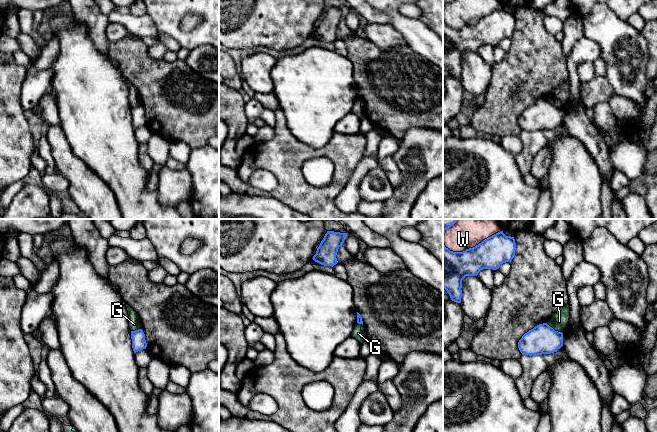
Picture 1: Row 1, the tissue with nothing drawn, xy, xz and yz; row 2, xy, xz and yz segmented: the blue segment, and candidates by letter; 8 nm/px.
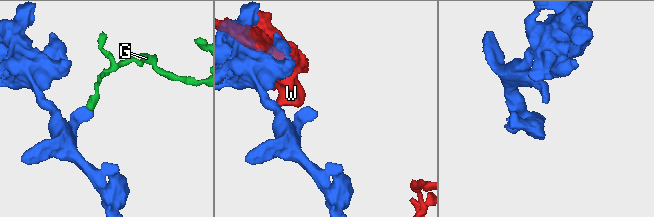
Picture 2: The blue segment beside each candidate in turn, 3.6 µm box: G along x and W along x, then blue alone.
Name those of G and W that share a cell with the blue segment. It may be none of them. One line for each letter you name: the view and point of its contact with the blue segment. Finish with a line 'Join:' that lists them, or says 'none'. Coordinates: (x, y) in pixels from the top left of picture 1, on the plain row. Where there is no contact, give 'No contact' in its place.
Join: none

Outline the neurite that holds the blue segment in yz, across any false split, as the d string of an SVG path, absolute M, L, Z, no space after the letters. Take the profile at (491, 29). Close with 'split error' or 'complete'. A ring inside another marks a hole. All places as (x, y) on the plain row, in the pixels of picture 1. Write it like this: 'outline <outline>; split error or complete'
outline M500 7L473 24L453 28L443 19L443 64L452 77L461 79L462 56L466 52L477 52L483 45L497 46L515 32L514 13Z; complete

